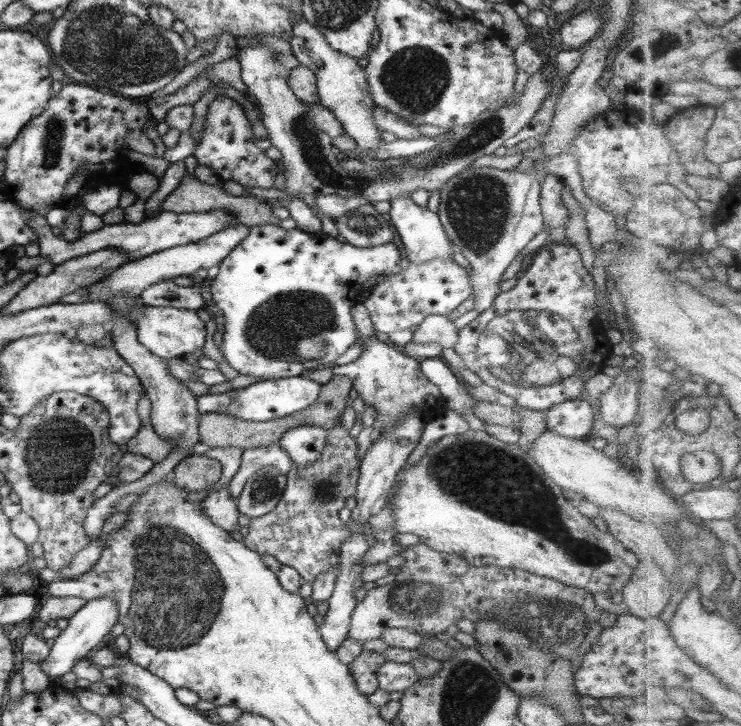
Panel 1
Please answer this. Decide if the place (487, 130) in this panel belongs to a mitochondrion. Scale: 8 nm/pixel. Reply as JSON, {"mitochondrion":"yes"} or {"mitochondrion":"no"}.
{"mitochondrion":"yes"}

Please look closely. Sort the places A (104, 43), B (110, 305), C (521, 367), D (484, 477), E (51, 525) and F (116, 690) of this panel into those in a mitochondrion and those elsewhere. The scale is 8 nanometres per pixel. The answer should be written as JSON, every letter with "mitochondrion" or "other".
{"A":"mitochondrion","B":"other","C":"mitochondrion","D":"mitochondrion","E":"other","F":"other"}

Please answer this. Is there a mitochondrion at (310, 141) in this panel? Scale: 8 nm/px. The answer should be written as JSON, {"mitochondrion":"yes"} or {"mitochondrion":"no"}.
{"mitochondrion":"yes"}

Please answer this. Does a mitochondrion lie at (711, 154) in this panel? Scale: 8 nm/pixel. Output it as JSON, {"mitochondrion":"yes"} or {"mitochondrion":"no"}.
{"mitochondrion":"no"}

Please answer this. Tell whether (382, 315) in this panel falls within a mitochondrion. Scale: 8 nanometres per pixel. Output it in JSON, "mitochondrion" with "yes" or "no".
{"mitochondrion":"no"}

